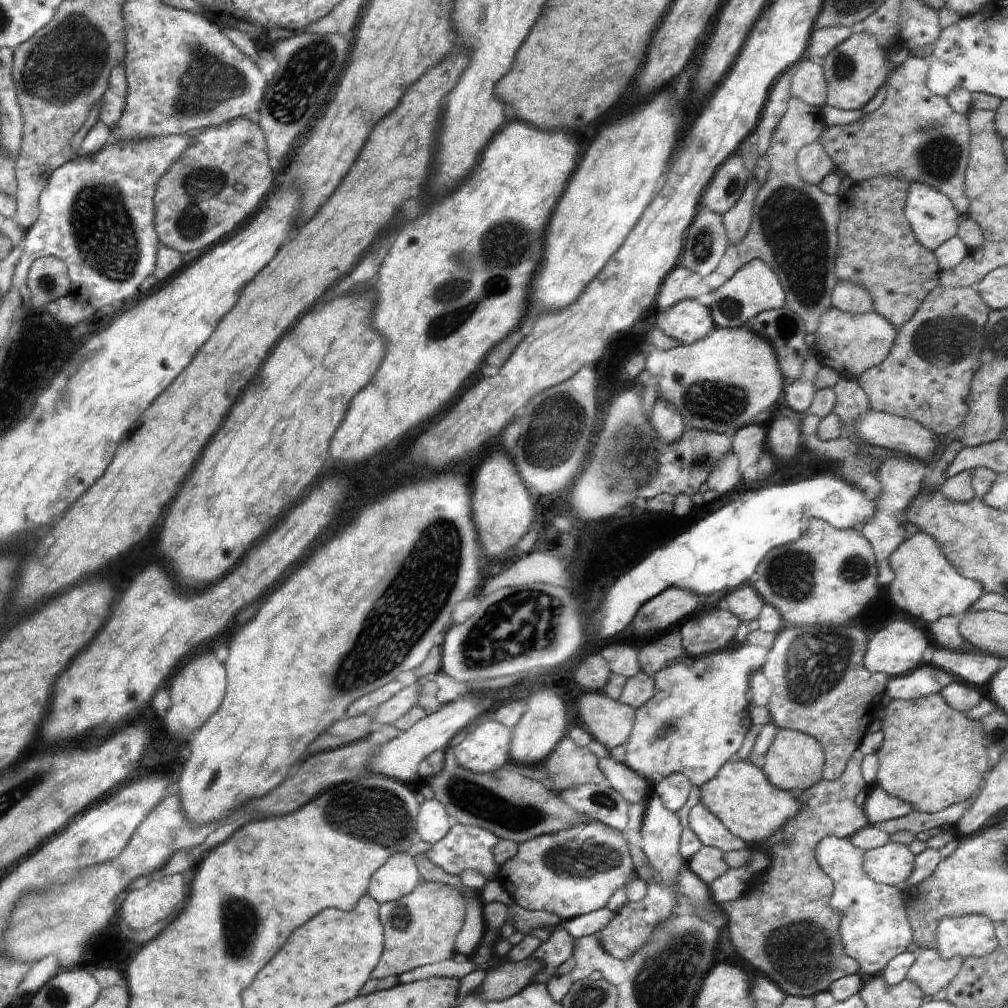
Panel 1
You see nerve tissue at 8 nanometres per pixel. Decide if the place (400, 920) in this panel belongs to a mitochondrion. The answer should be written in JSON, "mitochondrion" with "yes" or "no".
{"mitochondrion":"yes"}

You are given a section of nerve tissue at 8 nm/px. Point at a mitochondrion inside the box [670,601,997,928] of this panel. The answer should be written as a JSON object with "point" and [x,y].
{"point":[814,664]}

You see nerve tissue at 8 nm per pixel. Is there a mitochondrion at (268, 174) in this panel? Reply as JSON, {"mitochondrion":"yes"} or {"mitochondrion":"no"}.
{"mitochondrion":"no"}

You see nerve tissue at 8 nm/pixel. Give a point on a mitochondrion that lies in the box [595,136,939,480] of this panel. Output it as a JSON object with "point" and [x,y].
{"point":[792,225]}

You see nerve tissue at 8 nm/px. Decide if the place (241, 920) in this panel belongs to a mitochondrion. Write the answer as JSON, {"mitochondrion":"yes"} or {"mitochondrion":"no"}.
{"mitochondrion":"yes"}

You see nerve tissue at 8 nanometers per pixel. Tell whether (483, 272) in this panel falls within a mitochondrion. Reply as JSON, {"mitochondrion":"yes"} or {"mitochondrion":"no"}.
{"mitochondrion":"yes"}

